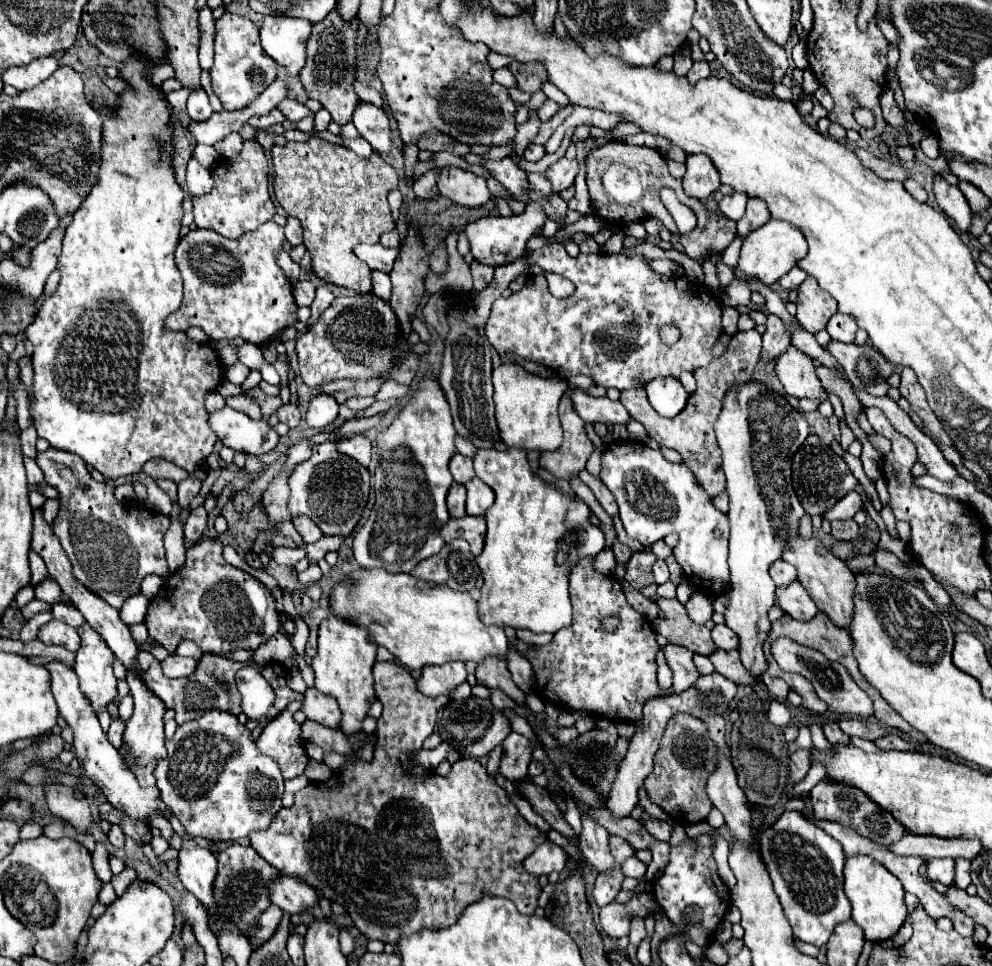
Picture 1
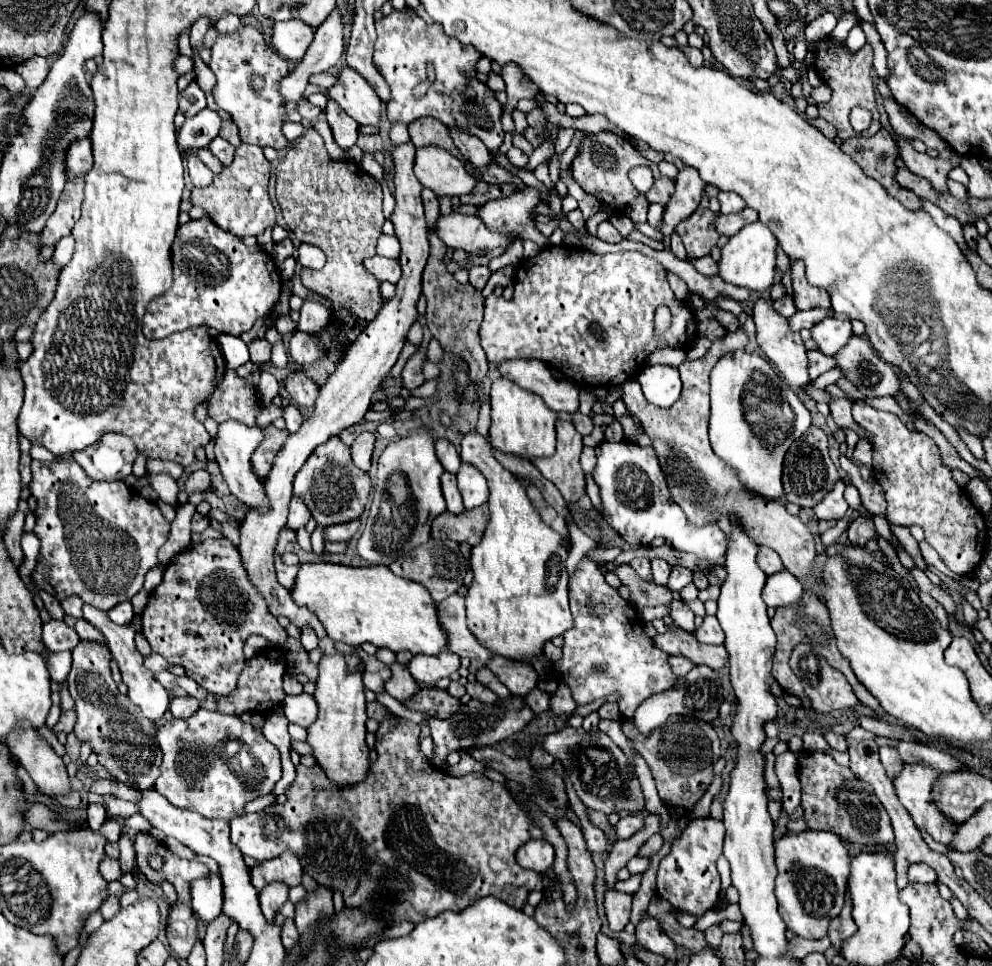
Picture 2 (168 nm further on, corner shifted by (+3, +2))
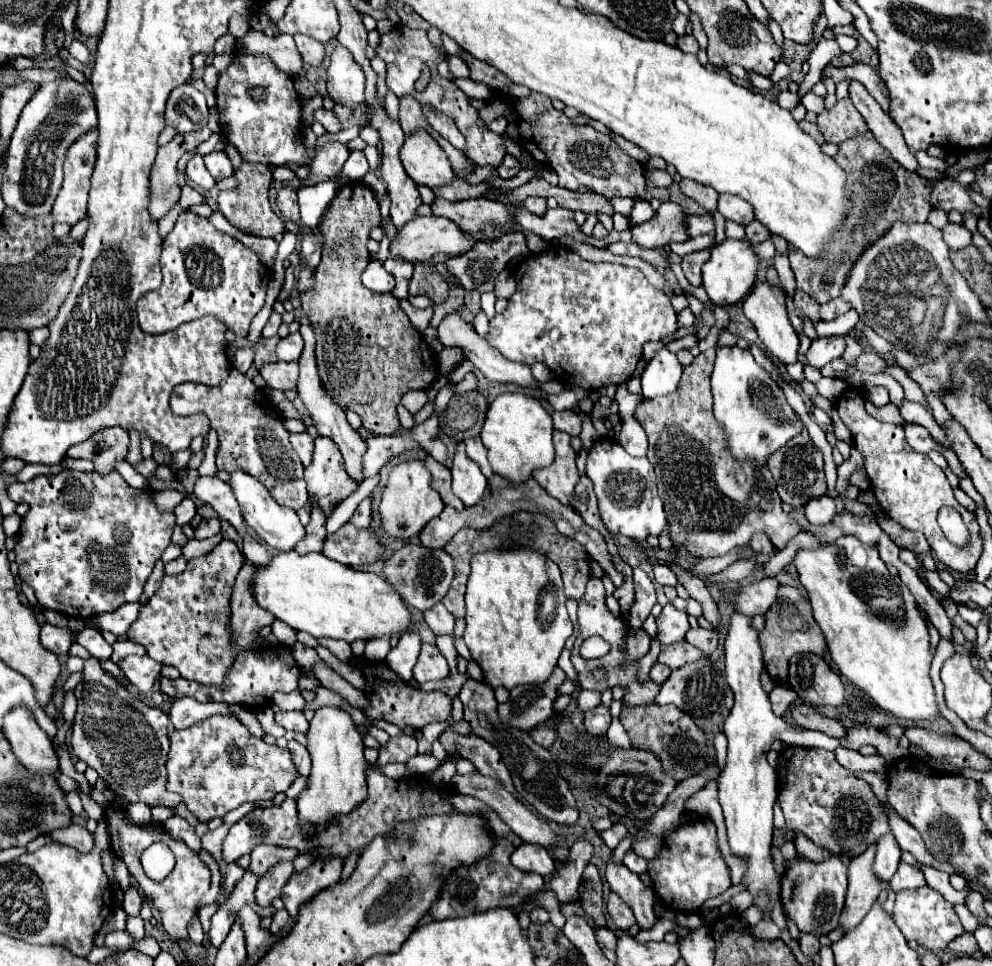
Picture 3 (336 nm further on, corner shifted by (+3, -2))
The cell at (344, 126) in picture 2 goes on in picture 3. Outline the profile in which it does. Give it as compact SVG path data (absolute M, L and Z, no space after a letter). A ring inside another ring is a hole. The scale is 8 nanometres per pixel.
M336 142L324 144L310 164L308 178L300 180L300 186L316 186L324 180L334 180L338 186L346 184L346 180L342 180L342 166L348 154L350 150L344 144L336 144Z

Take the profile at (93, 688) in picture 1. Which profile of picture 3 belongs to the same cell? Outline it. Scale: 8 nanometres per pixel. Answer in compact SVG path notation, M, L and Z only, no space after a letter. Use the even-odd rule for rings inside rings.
M96 658L86 660L84 664L84 682L74 690L78 698L78 710L72 726L72 750L84 760L90 768L98 772L100 778L108 782L108 788L120 796L126 796L130 802L144 802L152 806L176 806L182 802L178 794L166 790L166 762L168 762L168 714L156 706L148 706L132 698L114 678L110 678Z

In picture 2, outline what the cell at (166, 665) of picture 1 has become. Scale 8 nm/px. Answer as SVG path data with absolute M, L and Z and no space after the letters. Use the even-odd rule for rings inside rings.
M150 654L150 656L146 656L146 668L150 670L150 672L162 672L162 670L170 670L170 664L160 656L160 654Z

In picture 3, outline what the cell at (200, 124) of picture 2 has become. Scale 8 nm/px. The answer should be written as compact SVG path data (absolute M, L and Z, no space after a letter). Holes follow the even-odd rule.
M204 126L200 132L176 134L166 146L158 148L158 156L150 170L150 220L160 222L178 202L180 186L174 184L174 166L182 154L196 150L212 132Z

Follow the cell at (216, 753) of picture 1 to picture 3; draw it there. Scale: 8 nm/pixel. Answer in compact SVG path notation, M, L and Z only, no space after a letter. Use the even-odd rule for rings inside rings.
M214 714L186 730L172 732L166 770L166 790L180 794L188 810L204 824L244 802L272 800L278 792L286 792L298 776L288 748L266 744L252 736L234 716L222 714ZM224 758L230 762L224 762Z

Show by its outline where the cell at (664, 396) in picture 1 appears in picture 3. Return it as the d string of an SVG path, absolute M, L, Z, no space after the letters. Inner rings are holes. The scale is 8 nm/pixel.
M666 346L660 348L648 366L642 372L642 394L644 398L658 398L672 394L680 382L682 366L674 352L670 352Z

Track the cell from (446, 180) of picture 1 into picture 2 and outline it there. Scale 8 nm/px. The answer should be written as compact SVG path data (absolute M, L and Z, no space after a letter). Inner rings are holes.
M438 146L416 150L414 174L420 184L430 188L436 196L464 196L478 184L458 158Z

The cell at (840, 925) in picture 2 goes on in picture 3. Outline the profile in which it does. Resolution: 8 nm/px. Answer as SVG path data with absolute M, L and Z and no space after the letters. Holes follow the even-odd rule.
M868 846L862 854L852 858L848 864L848 894L840 918L840 926L848 930L856 928L864 918L864 914L874 904L874 900L878 898L878 894L882 890L888 890L888 884L880 880L872 870L874 854L876 854L876 846Z

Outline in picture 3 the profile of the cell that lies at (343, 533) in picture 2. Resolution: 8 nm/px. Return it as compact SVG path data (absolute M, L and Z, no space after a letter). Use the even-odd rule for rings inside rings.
M368 496L368 498L364 498L360 502L360 506L354 512L352 522L358 520L358 518L360 518L360 528L368 528L370 526L370 522L372 522L372 496Z

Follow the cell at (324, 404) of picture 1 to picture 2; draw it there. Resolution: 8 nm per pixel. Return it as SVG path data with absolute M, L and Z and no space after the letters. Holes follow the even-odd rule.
M304 372L290 374L286 380L286 390L298 406L306 406L306 408L312 408L316 404L318 394L320 394L318 384L314 384Z

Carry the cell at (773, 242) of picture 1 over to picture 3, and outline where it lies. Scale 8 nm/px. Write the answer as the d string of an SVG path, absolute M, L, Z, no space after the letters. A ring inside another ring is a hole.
M724 240L722 246L714 246L710 250L710 260L702 266L702 288L706 290L708 298L716 306L736 304L738 300L744 300L748 292L754 286L754 280L758 276L758 258L746 240Z

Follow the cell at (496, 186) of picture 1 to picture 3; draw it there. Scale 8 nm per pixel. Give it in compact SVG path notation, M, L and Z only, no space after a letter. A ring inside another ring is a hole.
M414 96L400 98L400 126L406 134L412 134L416 128L424 128L428 124L420 112L422 108Z

